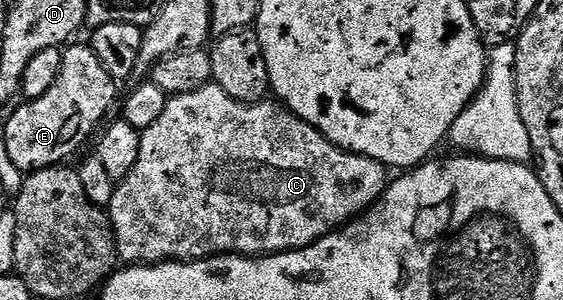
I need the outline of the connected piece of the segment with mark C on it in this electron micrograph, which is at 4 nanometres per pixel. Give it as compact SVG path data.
M209 83L193 89L191 93L169 96L168 105L160 118L149 129L143 130L136 165L128 176L117 184L112 194L110 216L116 231L116 251L124 263L163 263L166 261L191 261L214 257L225 253L241 255L267 255L286 253L289 249L304 249L360 216L365 209L376 204L386 189L385 166L363 153L353 153L340 148L319 133L310 123L306 123L287 105L276 99L265 99L255 103L236 101L220 85Z

